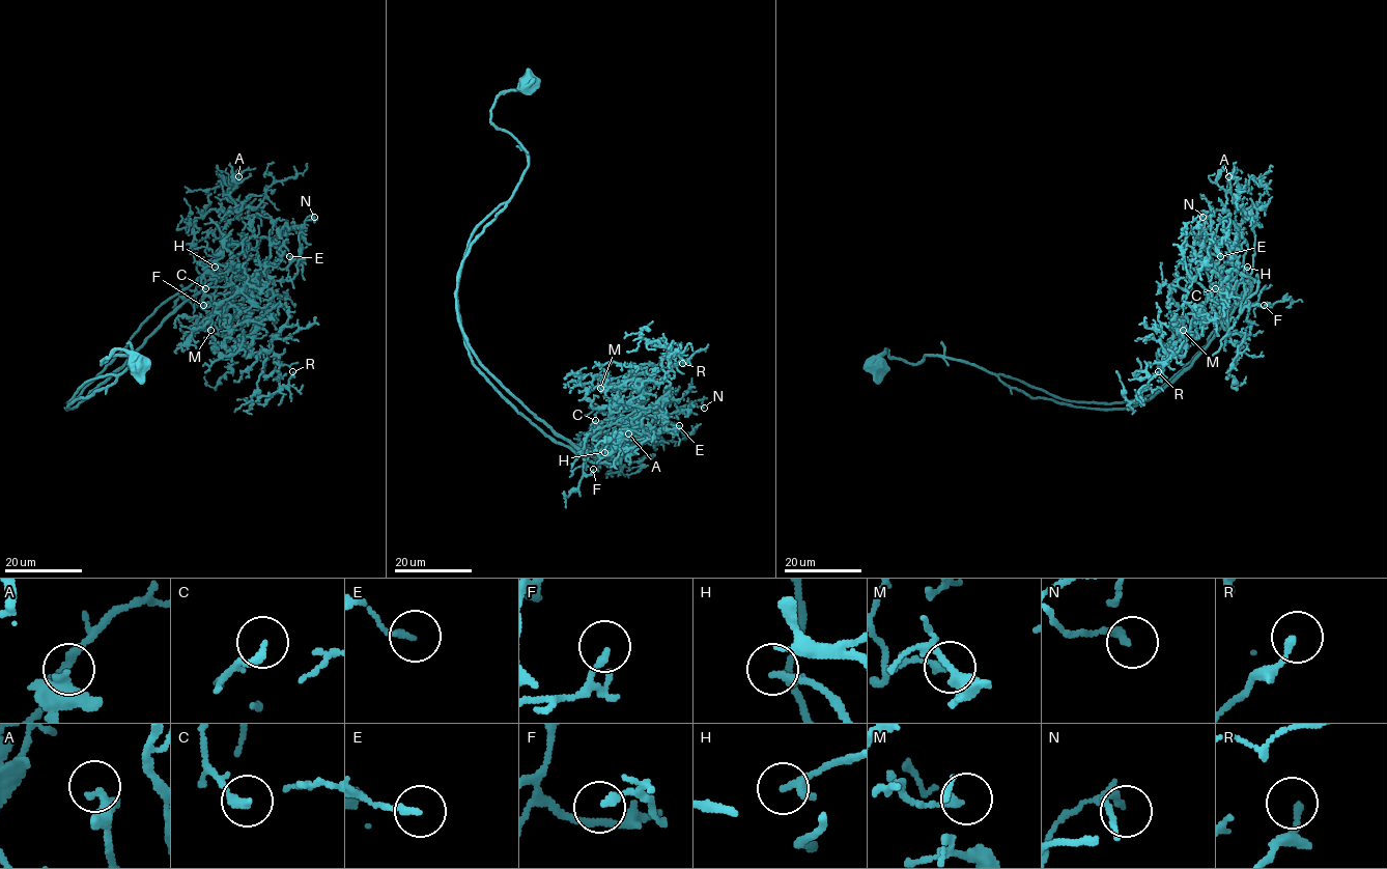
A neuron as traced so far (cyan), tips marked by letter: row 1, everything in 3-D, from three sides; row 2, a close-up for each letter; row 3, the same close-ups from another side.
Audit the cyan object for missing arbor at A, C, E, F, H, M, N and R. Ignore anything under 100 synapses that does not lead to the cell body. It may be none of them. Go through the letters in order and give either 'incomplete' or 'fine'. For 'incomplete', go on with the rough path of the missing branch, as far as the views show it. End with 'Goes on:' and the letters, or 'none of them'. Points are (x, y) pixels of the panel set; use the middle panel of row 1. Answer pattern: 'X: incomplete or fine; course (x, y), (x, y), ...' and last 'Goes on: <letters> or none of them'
A: fine
C: fine
E: fine
F: fine
H: incomplete; course (604, 452), (642, 452), (666, 443), (676, 448), (672, 458), (654, 460), (653, 465)
M: fine
N: fine
R: fine
Goes on: H

